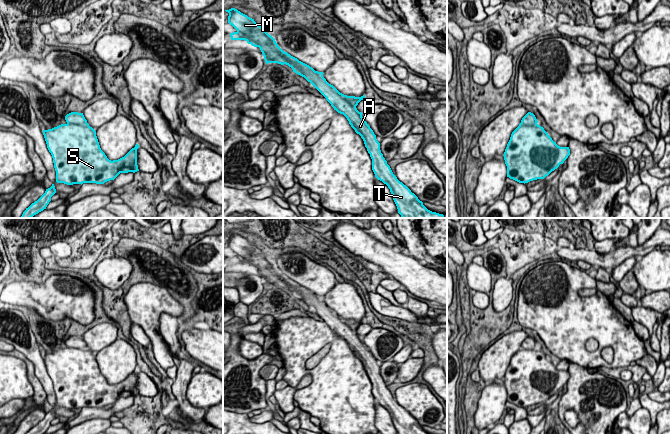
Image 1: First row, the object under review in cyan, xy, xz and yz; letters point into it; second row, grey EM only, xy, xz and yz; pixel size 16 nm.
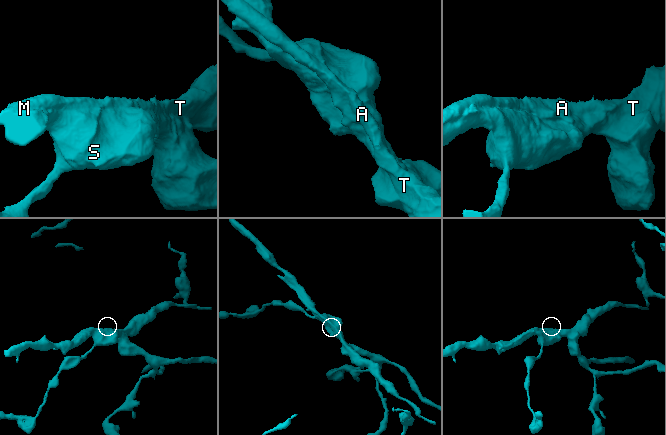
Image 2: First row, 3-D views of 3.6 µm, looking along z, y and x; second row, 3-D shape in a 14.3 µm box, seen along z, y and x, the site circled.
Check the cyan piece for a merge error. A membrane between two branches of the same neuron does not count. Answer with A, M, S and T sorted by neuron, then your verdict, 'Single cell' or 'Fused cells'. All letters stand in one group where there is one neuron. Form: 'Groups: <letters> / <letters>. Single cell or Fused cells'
Groups: A M T / S. Fused cells

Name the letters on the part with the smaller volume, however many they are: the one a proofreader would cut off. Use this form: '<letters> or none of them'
A, M, T

